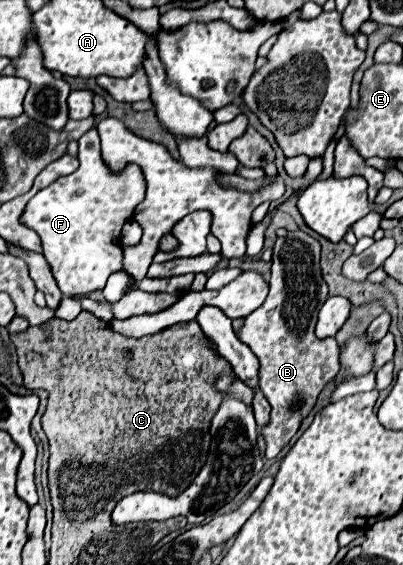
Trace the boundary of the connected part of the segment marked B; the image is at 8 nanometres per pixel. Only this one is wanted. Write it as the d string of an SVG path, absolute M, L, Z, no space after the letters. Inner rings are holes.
M301 230L277 238L273 248L269 296L245 318L245 324L237 334L239 340L259 358L259 388L271 404L271 422L261 428L261 434L267 440L267 458L275 458L289 444L303 418L307 418L315 406L325 384L339 370L337 340L321 340L315 336L317 312L329 296L329 286L323 280L319 258L321 244Z

